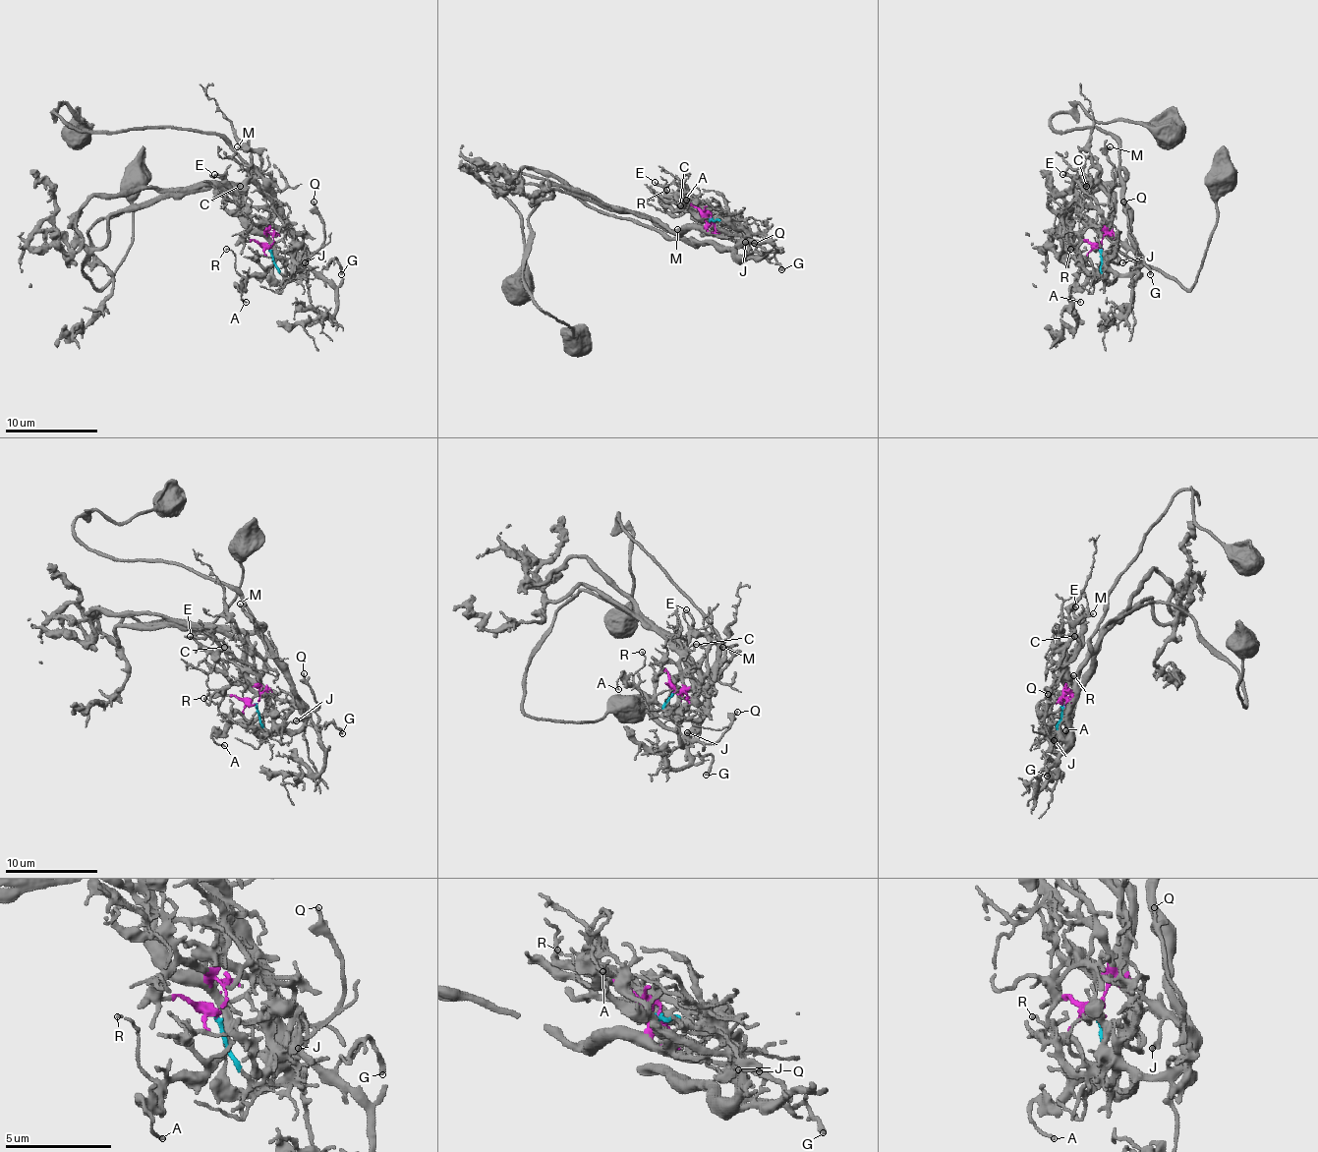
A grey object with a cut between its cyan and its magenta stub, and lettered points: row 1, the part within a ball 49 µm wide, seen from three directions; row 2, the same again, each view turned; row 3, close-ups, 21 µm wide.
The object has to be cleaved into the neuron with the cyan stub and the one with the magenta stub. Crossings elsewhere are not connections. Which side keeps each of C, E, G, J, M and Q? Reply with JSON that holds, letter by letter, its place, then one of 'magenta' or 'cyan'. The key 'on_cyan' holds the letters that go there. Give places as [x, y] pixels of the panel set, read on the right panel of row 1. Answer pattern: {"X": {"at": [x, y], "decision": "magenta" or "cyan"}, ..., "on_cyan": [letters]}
{"C": {"at": [1086, 186], "decision": "magenta"}, "E": {"at": [1062, 174], "decision": "magenta"}, "G": {"at": [1150, 274], "decision": "cyan"}, "J": {"at": [1122, 262], "decision": "cyan"}, "M": {"at": [1110, 146], "decision": "magenta"}, "Q": {"at": [1123, 201], "decision": "cyan"}, "on_cyan": ["G", "J", "Q"]}

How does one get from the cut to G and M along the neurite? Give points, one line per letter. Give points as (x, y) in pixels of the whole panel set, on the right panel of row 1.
G: (1099, 249), (1106, 277), (1111, 272), (1138, 272), (1143, 259), (1150, 274)
M: (1099, 249), (1111, 219), (1111, 189), (1116, 173), (1106, 154), (1111, 147)

